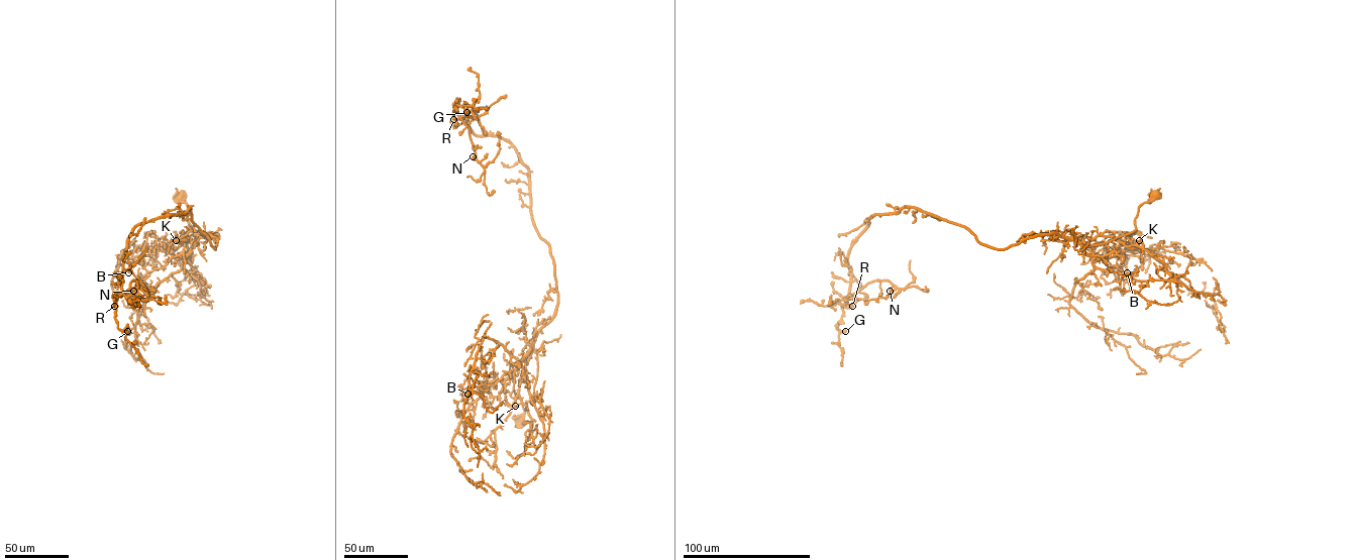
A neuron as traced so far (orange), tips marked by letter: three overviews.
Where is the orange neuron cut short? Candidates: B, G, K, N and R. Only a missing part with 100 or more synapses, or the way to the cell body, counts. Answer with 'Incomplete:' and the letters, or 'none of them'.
Incomplete: B

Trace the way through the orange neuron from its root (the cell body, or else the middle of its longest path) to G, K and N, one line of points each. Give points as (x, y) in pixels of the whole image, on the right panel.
G: (1155, 195), (1134, 230), (1096, 244), (1048, 233), (995, 249), (915, 208), (875, 214), (848, 254), (845, 331)
K: (1155, 195), (1139, 207), (1132, 232), (1100, 244), (1082, 241), (1098, 236), (1113, 236), (1126, 246), (1139, 240)
N: (1155, 195), (1096, 244), (995, 249), (915, 208), (875, 214), (848, 294), (890, 291)

